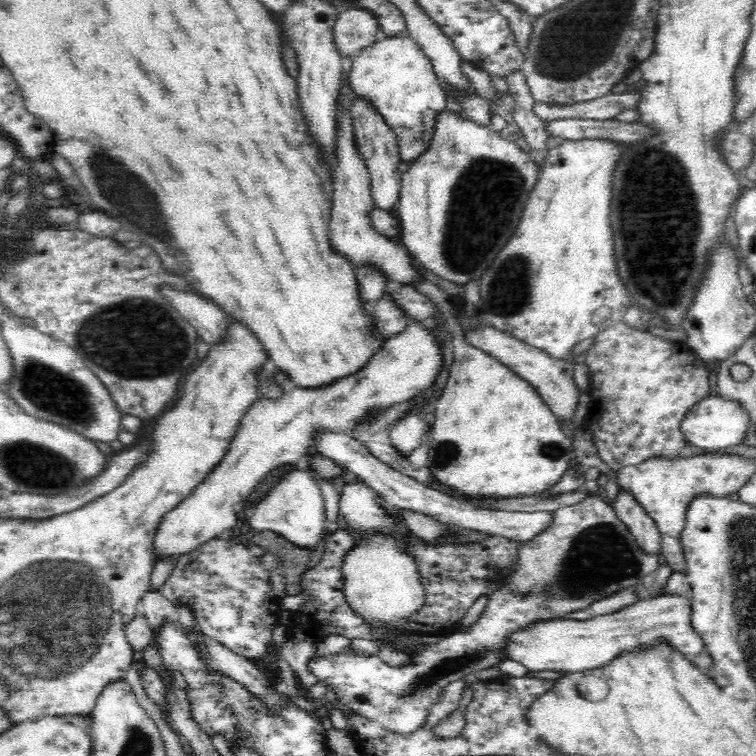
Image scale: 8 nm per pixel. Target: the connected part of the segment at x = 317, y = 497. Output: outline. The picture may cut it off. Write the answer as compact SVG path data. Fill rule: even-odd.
M302 466L290 474L285 474L284 478L276 484L276 488L266 498L262 498L262 502L256 506L250 518L250 526L256 531L271 530L296 546L314 548L322 539L322 533L326 529L324 499L319 484L320 481Z

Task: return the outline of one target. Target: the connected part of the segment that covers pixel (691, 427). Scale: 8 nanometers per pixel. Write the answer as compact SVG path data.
M715 395L703 398L690 408L682 419L680 430L688 444L712 451L742 444L748 426L750 426L750 415L746 409L742 409L742 403Z

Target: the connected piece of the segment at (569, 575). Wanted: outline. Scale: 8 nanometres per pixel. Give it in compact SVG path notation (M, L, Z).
M586 468L586 482L580 489L586 493L586 498L582 498L578 504L552 511L552 524L546 527L544 532L519 545L515 569L512 571L514 574L510 573L508 586L503 585L498 592L493 592L489 596L484 612L471 627L442 637L438 642L426 646L410 664L402 667L384 664L376 652L356 653L349 646L343 652L327 657L316 652L308 662L310 673L314 673L315 680L322 680L329 685L328 688L336 693L337 703L344 711L368 718L383 729L396 734L410 734L422 730L426 718L430 716L430 708L438 704L442 691L446 690L448 684L468 674L478 676L482 670L497 667L505 660L505 646L514 631L523 629L532 622L554 620L578 608L588 608L596 600L602 600L621 588L637 585L661 565L659 555L644 553L626 524L618 518L614 507L597 495L597 479L600 475L598 468Z

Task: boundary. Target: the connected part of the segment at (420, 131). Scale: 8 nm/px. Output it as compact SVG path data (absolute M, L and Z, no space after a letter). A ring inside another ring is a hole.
M407 34L392 35L391 37L380 36L373 45L367 46L349 59L347 79L350 83L350 89L354 91L355 98L368 99L395 132L401 162L409 164L430 148L436 118L440 112L444 112L448 108L448 96L436 76L431 60L412 37Z

